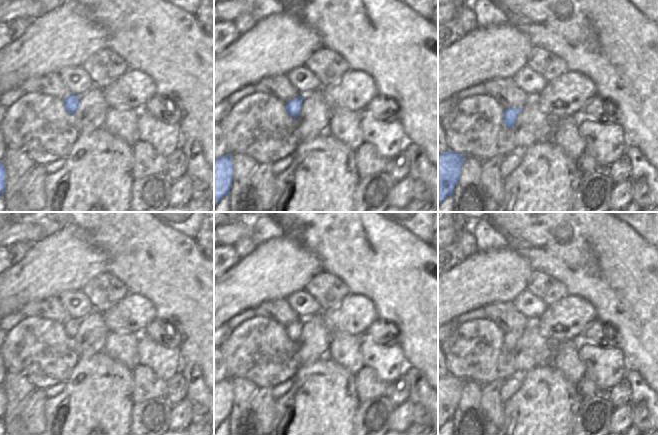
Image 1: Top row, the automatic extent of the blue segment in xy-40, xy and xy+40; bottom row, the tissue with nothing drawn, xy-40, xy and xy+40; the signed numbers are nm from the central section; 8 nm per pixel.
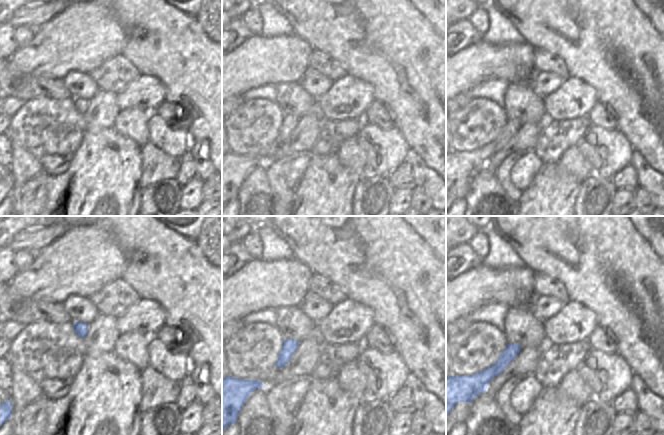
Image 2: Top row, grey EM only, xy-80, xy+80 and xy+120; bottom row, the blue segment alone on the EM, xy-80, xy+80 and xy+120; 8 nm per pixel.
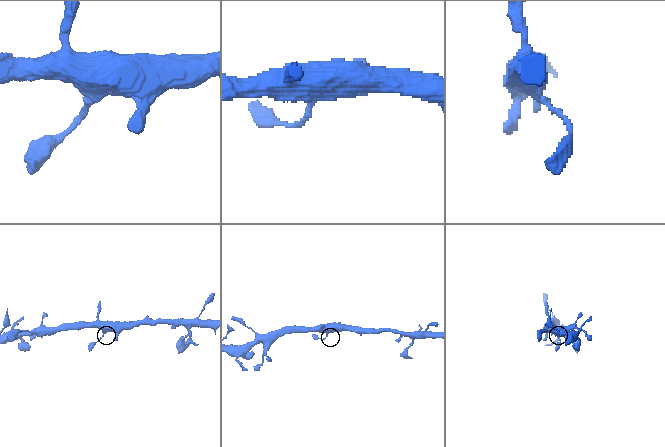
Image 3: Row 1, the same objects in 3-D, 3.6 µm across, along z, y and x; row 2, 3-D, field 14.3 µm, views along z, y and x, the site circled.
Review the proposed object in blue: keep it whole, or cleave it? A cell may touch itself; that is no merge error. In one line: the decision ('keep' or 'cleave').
keep

